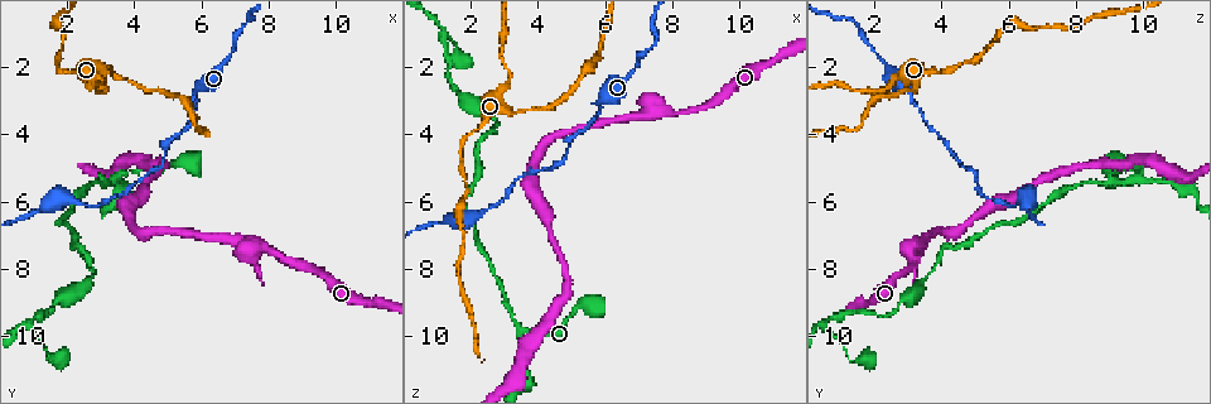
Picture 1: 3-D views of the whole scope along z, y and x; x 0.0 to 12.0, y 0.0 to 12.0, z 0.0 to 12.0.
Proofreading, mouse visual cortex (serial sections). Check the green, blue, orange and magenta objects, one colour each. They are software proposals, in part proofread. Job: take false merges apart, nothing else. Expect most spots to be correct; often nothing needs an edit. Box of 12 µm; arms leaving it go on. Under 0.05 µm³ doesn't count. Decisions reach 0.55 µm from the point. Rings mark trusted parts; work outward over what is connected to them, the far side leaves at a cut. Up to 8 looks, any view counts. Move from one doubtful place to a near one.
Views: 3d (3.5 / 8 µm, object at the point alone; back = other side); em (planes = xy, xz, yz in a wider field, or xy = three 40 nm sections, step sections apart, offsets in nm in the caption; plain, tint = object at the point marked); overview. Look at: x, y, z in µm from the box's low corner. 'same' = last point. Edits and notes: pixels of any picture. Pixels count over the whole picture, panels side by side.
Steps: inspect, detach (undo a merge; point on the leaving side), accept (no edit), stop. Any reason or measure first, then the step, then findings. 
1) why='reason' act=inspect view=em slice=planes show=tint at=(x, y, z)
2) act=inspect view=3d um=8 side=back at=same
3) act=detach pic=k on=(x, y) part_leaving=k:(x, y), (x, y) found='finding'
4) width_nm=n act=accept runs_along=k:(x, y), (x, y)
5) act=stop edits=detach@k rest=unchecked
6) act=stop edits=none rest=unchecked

why='thick turns thin' act=inspect view=3d um=3.5 at=(3.6, 5.2, 9.8)

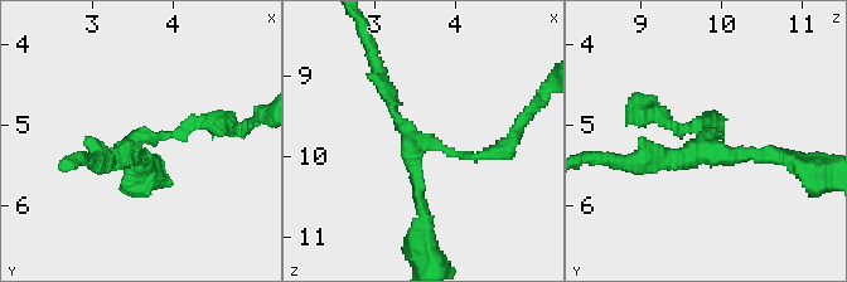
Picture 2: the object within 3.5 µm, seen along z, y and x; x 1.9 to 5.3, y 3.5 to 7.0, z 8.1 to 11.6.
why='shape alone is not enough' act=inspect view=em slice=planes show=tint at=(3.60, 5.20, 9.80)

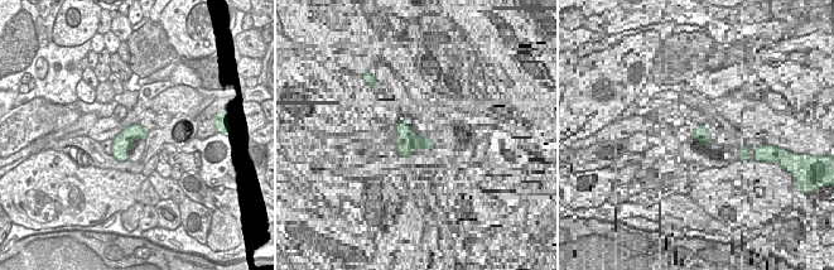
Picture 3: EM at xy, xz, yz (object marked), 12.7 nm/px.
arm_widths_nm=150,200,200 act=accept runs_along=2:(216, 122), (96, 156) found='continuous, no second cell'

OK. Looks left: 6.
why='sharp bend' act=inspect view=3d um=3.5 at=(5.2, 4.8, 9.2)

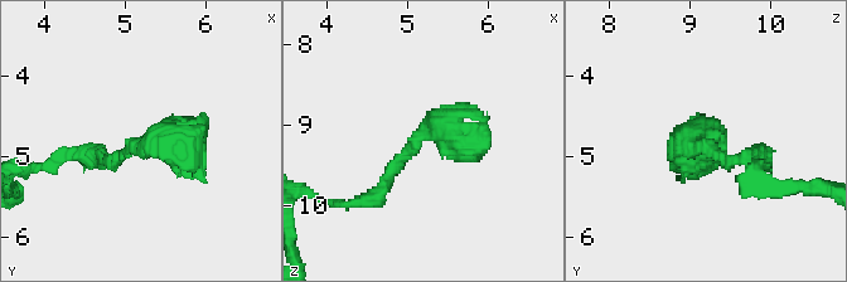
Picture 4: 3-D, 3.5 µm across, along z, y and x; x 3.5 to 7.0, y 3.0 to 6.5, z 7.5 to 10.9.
why='need the tissue' act=inspect view=em slice=planes show=tint at=(5.30, 4.85, 9.05)

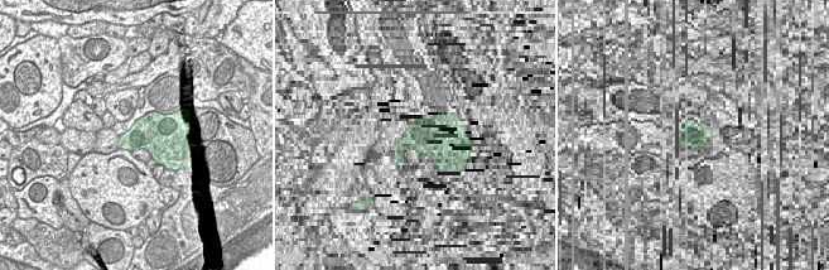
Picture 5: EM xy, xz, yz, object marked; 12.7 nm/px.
act=accept runs_along=4:(381, 188), (424, 132), (470, 149), (482, 122) found='one cell here'

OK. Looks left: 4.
why='arms part here' act=inspect view=3d um=8 at=(7.8, 7.3, 3.4)

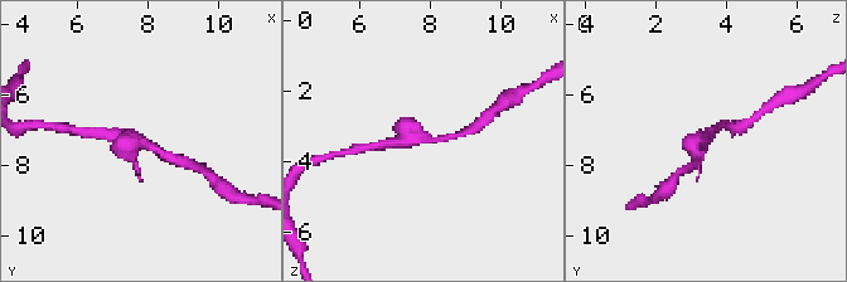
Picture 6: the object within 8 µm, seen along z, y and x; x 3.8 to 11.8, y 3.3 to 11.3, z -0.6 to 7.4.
act=inspect view=3d um=3.5 at=(7.9, 7.3, 3.4)

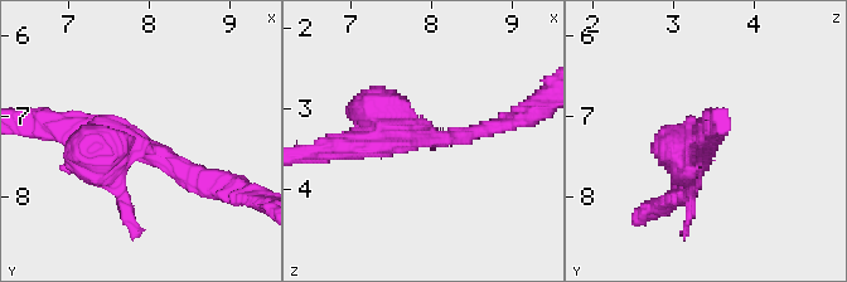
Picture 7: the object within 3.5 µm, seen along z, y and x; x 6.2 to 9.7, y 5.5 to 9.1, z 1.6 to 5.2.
arms=3 arm_widths_nm=200,350,350 why='now the EM' act=inspect view=em slice=xy step=3 show=tint at=(7.85, 7.40, 3.35)

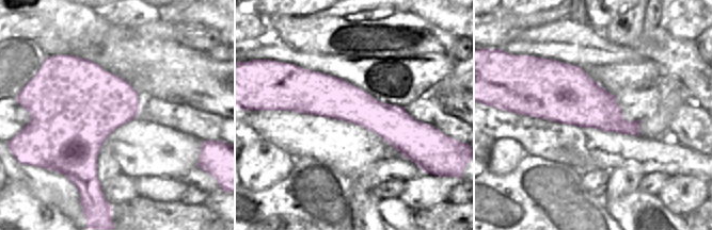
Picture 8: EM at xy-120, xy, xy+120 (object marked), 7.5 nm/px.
act=accept runs_along=8:(284, 103), (424, 126) found='continuous, no second cell'

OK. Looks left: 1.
act=stop edits=none rest=unchecked

